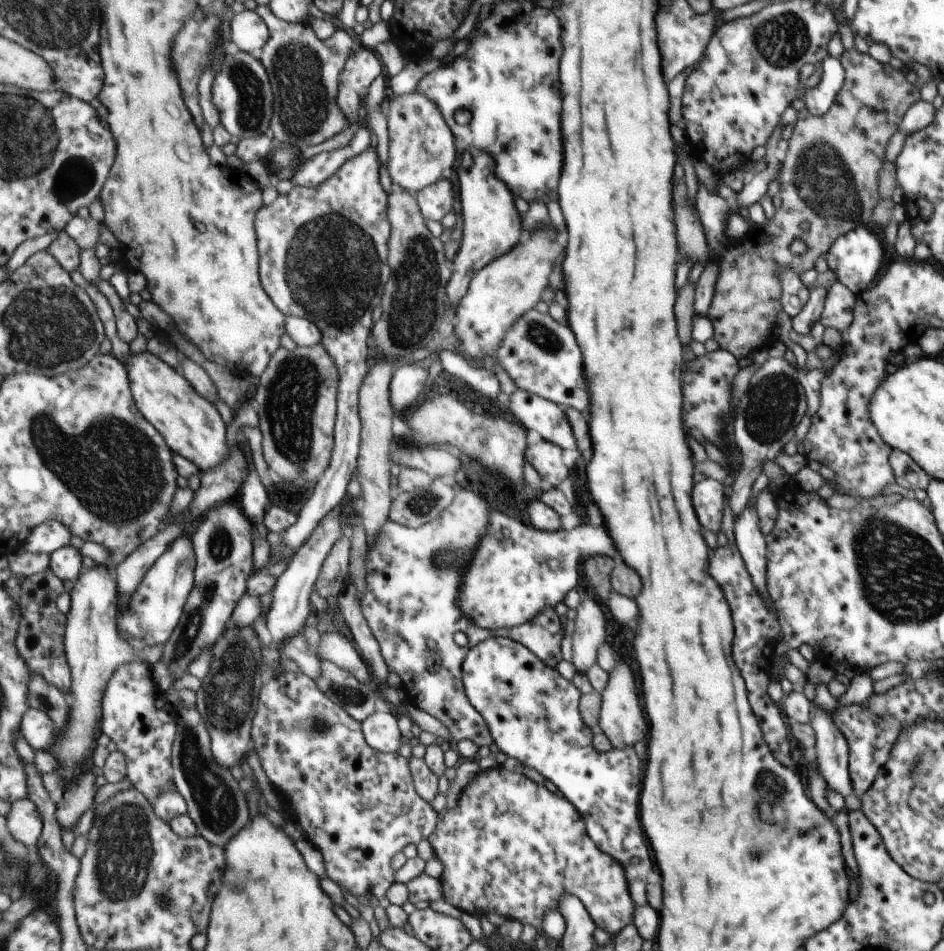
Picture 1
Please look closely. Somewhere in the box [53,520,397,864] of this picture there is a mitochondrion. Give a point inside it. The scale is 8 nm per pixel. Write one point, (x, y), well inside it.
(227, 700)

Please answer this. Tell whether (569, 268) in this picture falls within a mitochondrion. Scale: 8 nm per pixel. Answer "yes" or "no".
no

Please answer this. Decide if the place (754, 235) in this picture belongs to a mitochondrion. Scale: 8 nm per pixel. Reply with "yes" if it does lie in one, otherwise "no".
no

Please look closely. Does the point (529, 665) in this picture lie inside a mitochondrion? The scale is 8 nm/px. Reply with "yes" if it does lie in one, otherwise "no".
no

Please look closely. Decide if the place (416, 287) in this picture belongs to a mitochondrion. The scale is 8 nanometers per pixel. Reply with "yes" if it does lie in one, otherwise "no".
yes

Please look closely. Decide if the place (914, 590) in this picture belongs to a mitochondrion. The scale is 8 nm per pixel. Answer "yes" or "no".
yes

